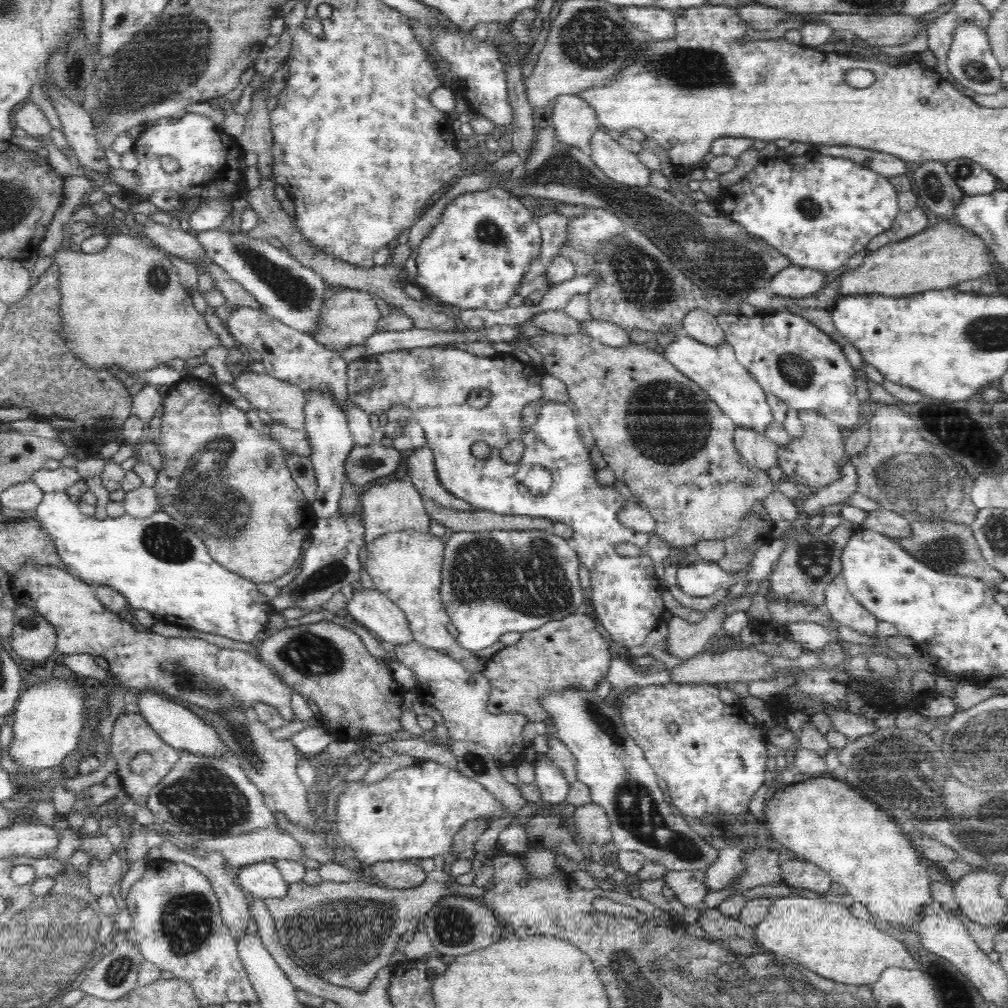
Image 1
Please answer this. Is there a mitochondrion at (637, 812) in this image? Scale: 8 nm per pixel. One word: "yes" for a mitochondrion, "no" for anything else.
yes

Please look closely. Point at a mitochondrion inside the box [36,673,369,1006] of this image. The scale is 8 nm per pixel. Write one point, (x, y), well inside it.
(204, 800)

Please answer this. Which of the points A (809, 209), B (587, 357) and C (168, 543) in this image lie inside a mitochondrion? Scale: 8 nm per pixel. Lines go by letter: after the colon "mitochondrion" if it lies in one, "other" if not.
A: mitochondrion
B: other
C: mitochondrion

